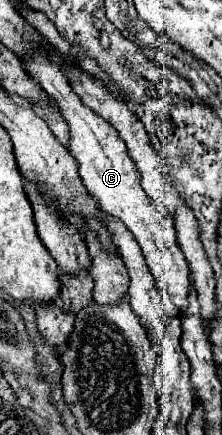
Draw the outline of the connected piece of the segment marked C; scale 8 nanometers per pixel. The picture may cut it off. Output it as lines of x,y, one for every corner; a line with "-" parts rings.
31,60
31,64
25,64
29,76
39,82
39,86
59,104
65,120
71,128
71,156
79,164
79,174
83,178
83,184
91,198
97,200
99,208
121,220
125,228
135,236
143,250
143,258
157,280
161,288
167,290
171,302
177,306
179,314
187,310
187,294
189,294
189,272
187,262
183,260
183,254
179,252
177,240
175,240
175,228
173,220
161,212
155,210
151,198
139,188
139,174
135,172
135,164
131,164
131,158
127,158
125,144
115,136
115,130
97,116
91,108
83,106
79,96
71,92
71,86
67,84
67,76
55,64
47,64
47,60

